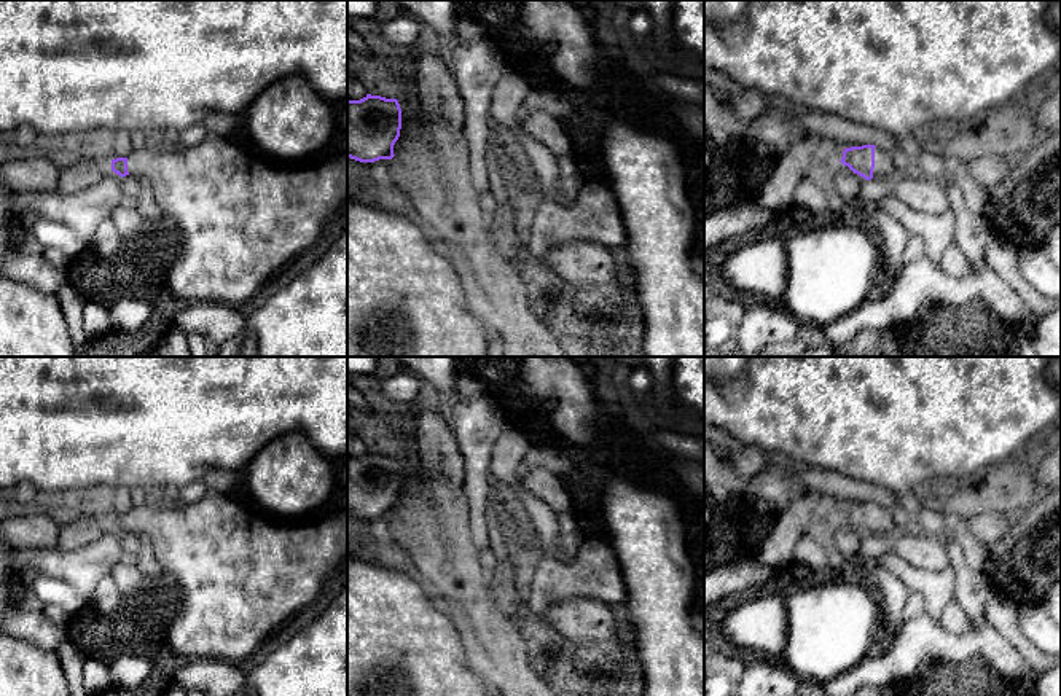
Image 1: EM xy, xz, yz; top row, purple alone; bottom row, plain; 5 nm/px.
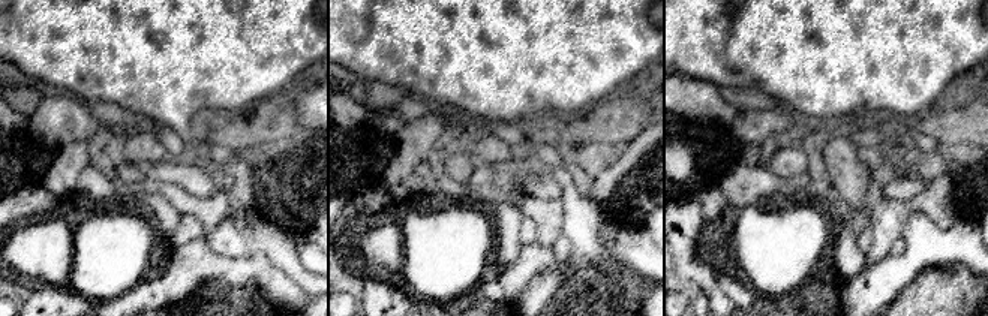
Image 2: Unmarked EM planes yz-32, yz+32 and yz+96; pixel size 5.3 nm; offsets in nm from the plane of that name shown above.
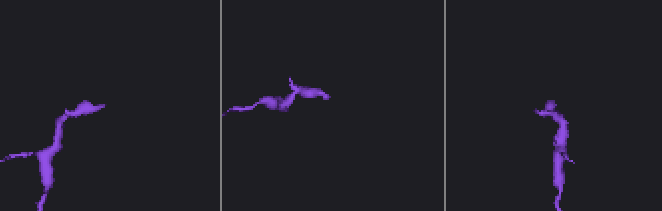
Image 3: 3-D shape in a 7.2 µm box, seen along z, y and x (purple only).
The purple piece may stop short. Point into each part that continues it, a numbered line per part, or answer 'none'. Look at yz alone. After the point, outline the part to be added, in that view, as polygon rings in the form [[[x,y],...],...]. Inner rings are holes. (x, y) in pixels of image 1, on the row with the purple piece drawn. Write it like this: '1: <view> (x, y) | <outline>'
1: yz (884, 166) | [[[876,147],[875,148],[875,169],[873,169],[873,178],[883,178],[899,175],[899,170],[886,151],[886,148]]]

